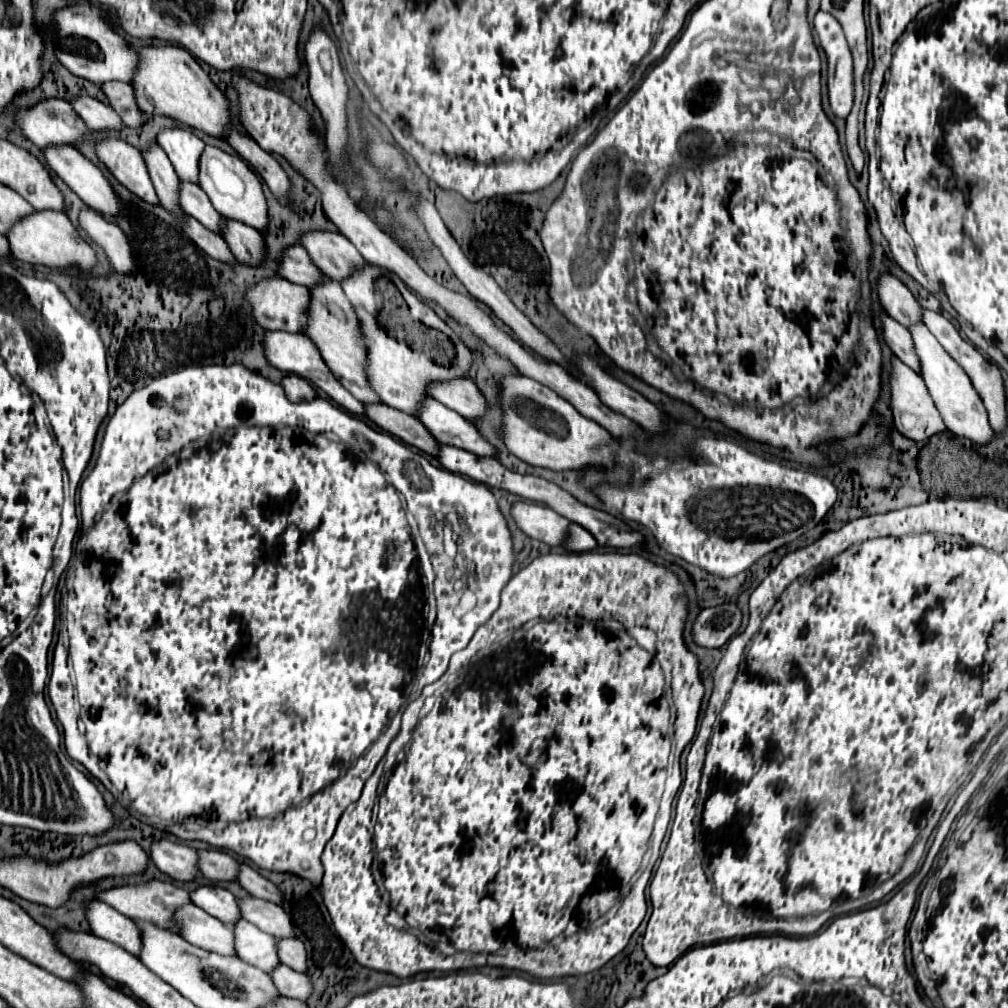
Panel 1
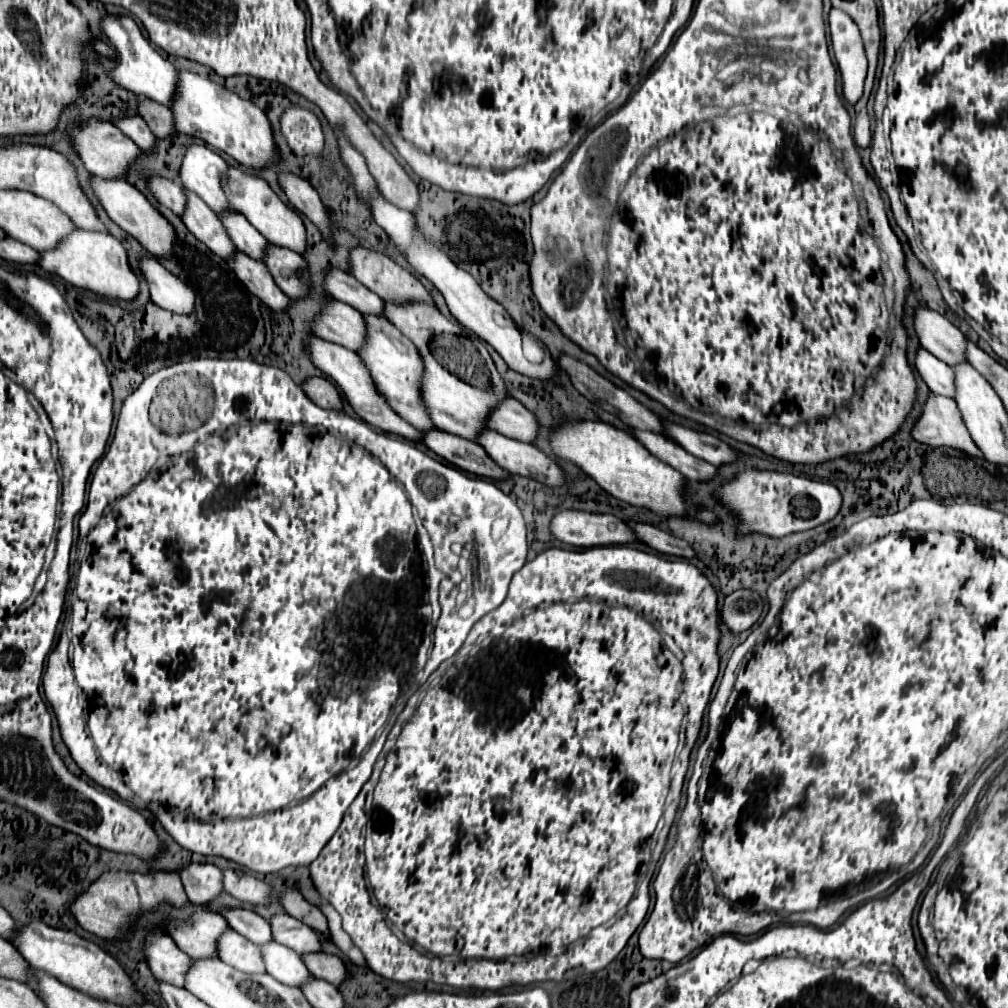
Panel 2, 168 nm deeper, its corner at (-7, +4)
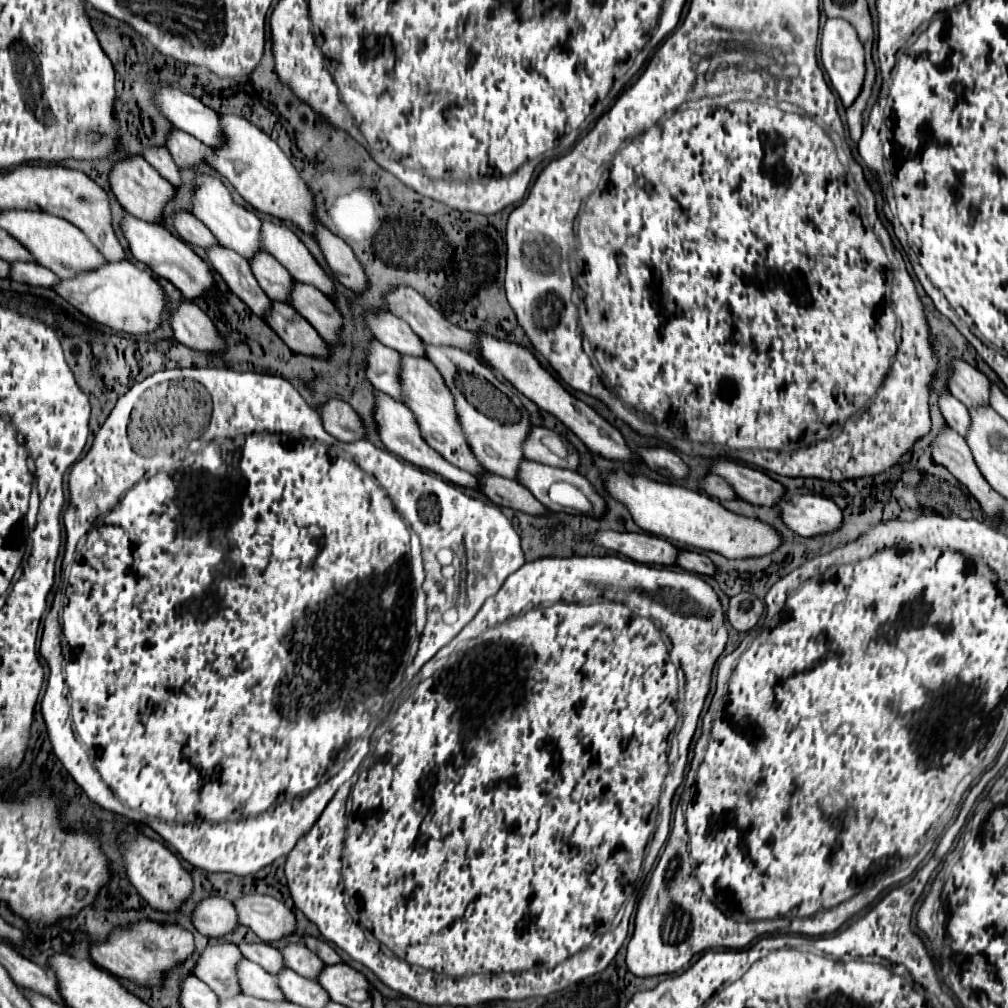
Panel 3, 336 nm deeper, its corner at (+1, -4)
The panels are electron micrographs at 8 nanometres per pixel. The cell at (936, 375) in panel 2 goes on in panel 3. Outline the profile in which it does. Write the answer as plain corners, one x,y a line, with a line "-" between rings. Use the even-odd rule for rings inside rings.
942,391
940,393
938,407
940,407
940,413
946,419
946,423
952,425
954,429
958,429
958,433
966,435
966,429
968,429
968,409
964,405
960,405
960,401
950,391

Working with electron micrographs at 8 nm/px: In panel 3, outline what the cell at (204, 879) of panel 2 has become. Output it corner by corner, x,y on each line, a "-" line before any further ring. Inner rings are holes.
220,895
202,899
192,911
192,923
202,935
208,937
222,937
238,925
234,905

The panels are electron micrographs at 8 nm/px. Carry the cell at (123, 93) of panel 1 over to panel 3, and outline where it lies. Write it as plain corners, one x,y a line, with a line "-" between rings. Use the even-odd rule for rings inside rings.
172,129
168,133
166,149
178,167
194,167
198,163
204,163
206,155
210,153
208,145
200,143
196,137
192,137
180,129

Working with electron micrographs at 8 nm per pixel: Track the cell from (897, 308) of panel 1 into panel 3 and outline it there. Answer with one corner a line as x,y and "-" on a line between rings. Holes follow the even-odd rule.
962,359
950,361
948,391
966,407
988,403
988,377

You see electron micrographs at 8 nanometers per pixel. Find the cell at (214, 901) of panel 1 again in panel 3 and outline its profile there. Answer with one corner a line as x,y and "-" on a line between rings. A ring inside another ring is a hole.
242,941
238,945
238,949
240,949
240,953
246,959
262,965
272,975
276,973
276,969
282,969
284,967
282,957
280,957
280,951
276,947
272,947
270,943
262,943
262,941
258,941
258,943
246,943
246,941

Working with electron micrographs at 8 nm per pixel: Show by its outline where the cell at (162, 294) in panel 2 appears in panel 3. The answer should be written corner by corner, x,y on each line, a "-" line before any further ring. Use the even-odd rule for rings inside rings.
182,299
180,305
168,313
168,323
174,331
176,341
184,343
196,351
214,351
220,349
222,341
216,337
216,327
210,317
190,299

